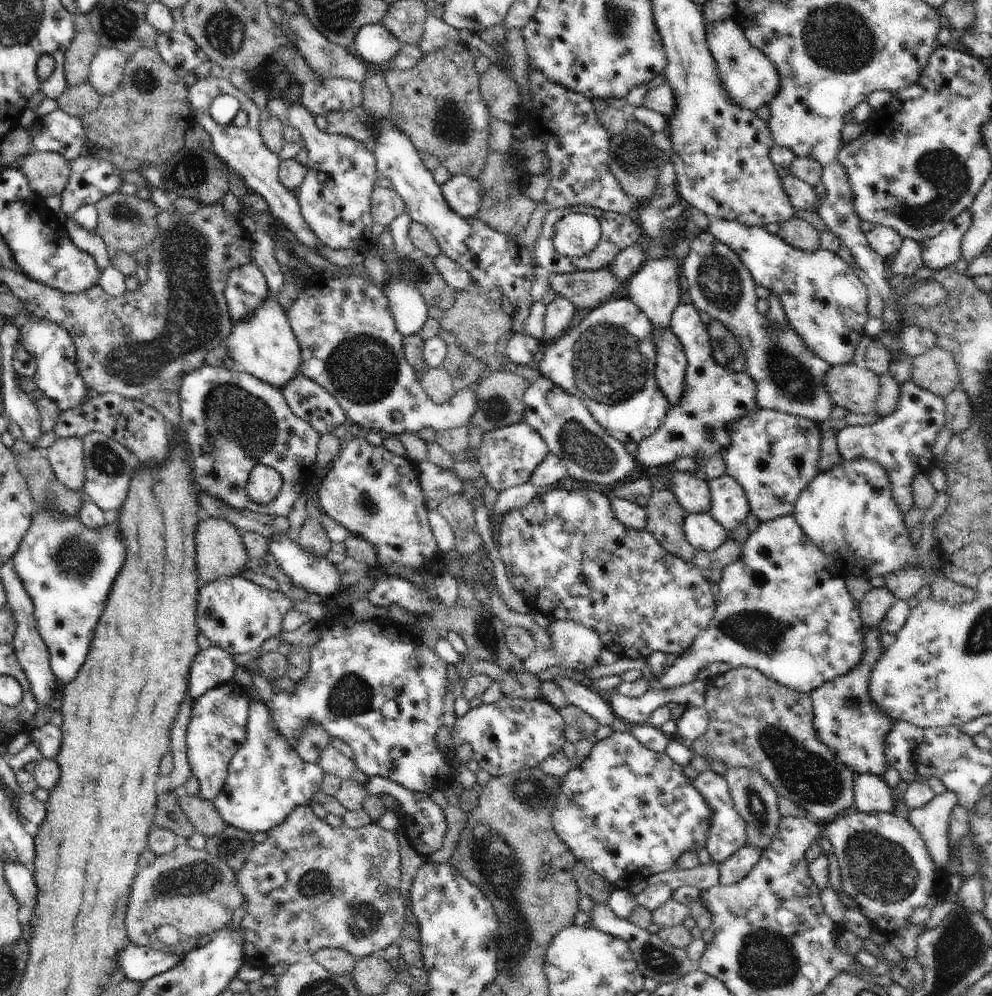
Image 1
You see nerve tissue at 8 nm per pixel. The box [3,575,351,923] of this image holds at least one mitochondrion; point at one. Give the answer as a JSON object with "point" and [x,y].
{"point":[198,877]}

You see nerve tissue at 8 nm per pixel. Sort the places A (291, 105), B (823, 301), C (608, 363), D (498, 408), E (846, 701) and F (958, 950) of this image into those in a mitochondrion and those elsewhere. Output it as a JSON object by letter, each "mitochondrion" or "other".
{"A":"other","B":"other","C":"mitochondrion","D":"mitochondrion","E":"mitochondrion","F":"mitochondrion"}

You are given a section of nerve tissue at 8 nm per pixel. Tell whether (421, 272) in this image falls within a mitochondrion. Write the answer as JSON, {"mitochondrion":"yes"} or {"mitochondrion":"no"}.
{"mitochondrion":"yes"}

